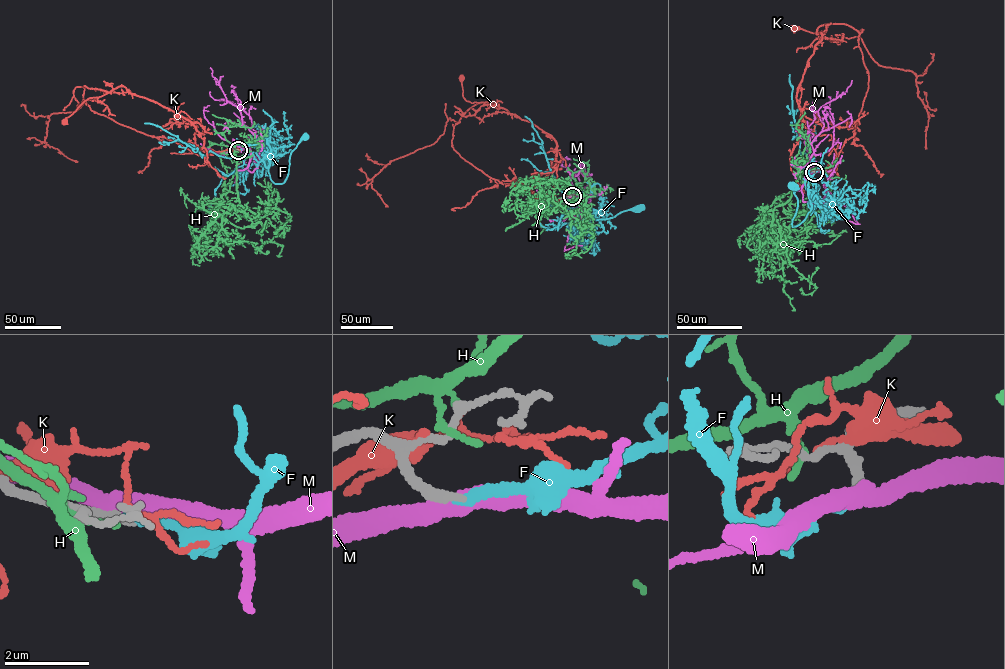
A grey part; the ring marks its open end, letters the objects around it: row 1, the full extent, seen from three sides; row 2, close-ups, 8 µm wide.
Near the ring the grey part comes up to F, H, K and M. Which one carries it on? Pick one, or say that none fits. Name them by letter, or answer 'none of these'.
F

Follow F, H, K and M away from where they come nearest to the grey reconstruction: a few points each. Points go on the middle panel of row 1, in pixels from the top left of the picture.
F: (572, 196), (588, 193), (602, 198), (601, 208), (589, 220), (611, 217), (642, 206)
H: (572, 195), (576, 187), (568, 194), (586, 220), (571, 236), (576, 248), (565, 253)
K: (571, 195), (554, 203), (532, 191), (554, 169), (554, 139), (495, 104), (466, 100), (461, 78)
M: (572, 197), (585, 196), (577, 202), (581, 217), (576, 217), (574, 210), (570, 209), (562, 221), (549, 219)

